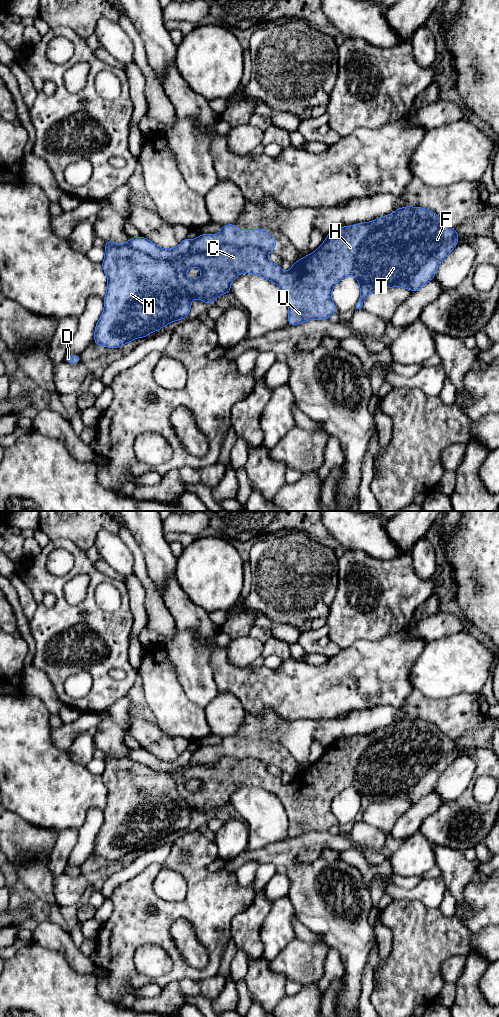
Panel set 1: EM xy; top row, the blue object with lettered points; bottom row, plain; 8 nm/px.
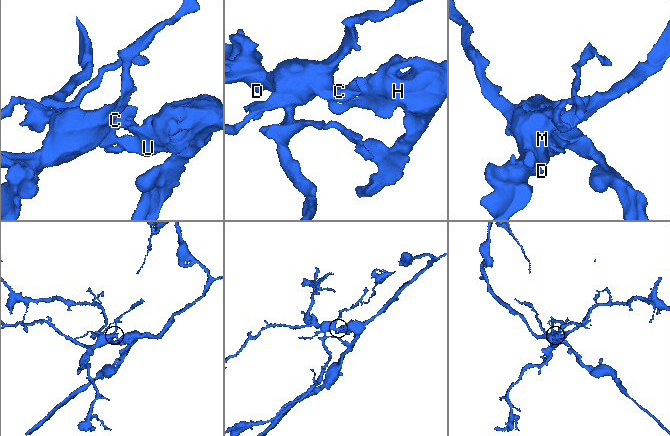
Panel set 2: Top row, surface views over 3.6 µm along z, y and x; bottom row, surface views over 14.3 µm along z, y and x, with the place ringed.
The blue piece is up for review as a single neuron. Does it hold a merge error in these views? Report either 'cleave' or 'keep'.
cleave

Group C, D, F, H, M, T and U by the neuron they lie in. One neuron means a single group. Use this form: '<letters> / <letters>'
C F H T U / D M

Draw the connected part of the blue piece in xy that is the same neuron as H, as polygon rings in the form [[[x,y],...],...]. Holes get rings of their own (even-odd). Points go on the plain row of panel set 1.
[[[403,719],[389,727],[382,728],[372,734],[358,735],[353,738],[339,739],[327,746],[325,753],[314,764],[297,772],[288,784],[283,784],[280,777],[270,774],[267,765],[261,760],[253,758],[234,759],[229,756],[219,758],[214,767],[206,765],[192,765],[193,752],[186,750],[174,761],[163,761],[149,753],[145,749],[131,749],[124,757],[150,766],[153,770],[165,772],[173,776],[176,781],[178,794],[187,801],[193,810],[198,810],[212,816],[215,811],[231,805],[230,798],[240,785],[252,785],[273,793],[281,801],[289,820],[288,836],[297,837],[307,832],[328,832],[337,824],[332,813],[333,799],[344,789],[353,787],[360,796],[360,811],[356,821],[361,821],[366,809],[376,802],[390,799],[408,800],[412,804],[417,803],[429,793],[433,792],[436,783],[442,773],[458,756],[459,747],[455,741],[446,736],[436,725],[422,719]],[[191,779],[202,781],[201,788],[193,792],[189,790],[185,782]]]

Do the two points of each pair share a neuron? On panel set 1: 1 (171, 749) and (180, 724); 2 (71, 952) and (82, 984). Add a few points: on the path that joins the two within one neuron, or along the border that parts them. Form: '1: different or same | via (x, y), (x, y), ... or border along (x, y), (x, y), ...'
1: different | border along (156, 723), (167, 734), (183, 736), (190, 740)
2: different | border along (64, 954), (67, 962), (75, 970), (93, 974)

